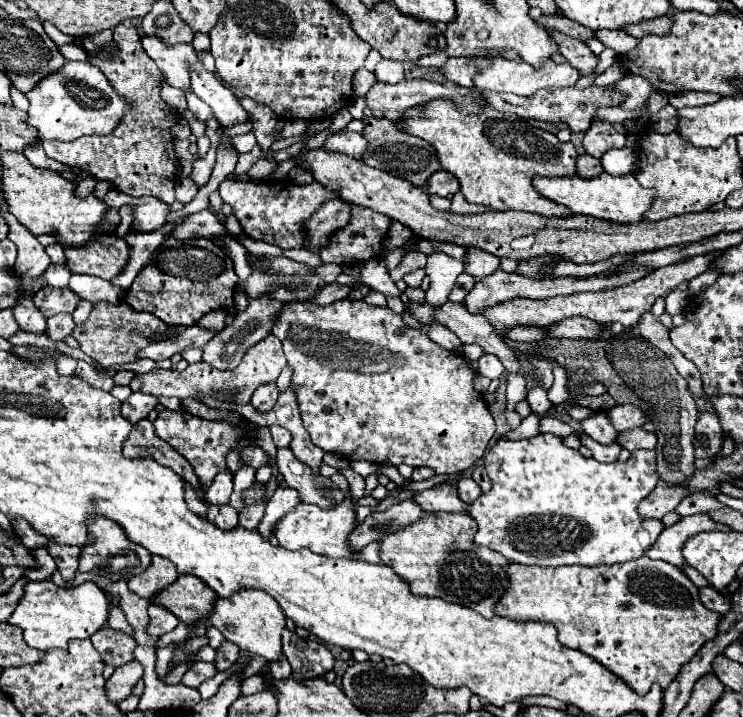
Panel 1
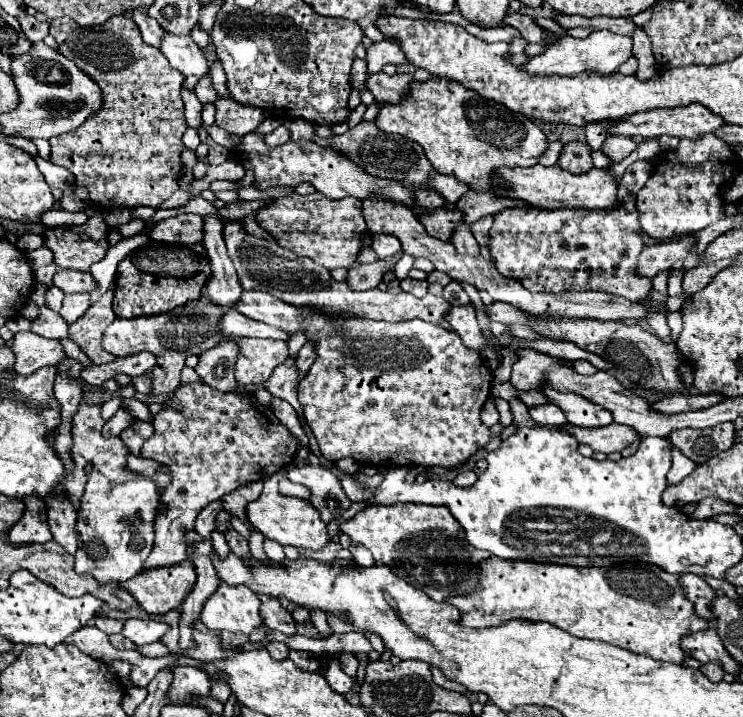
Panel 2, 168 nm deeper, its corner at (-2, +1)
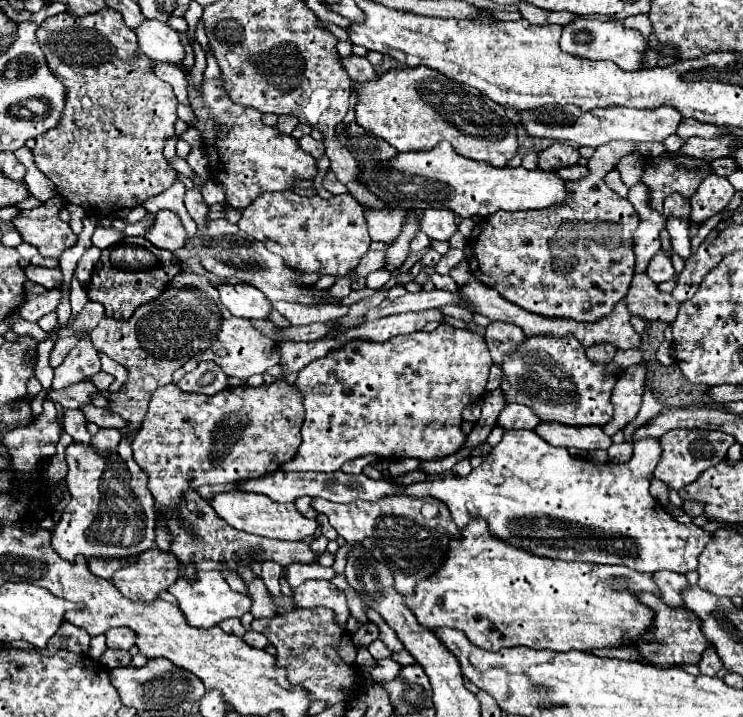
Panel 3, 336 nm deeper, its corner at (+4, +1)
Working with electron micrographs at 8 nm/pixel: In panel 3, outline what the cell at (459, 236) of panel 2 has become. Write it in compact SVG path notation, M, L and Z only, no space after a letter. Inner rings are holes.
M423 210L421 214L421 230L435 240L449 242L449 238L459 230L455 222L455 214L451 210Z

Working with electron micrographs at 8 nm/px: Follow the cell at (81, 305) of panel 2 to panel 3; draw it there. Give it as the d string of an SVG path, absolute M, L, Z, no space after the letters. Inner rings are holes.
M91 246L91 248L81 256L81 260L79 260L79 264L77 264L75 276L77 276L77 280L81 280L83 290L87 290L89 276L91 276L91 272L93 272L93 268L95 268L95 264L97 264L99 256L101 256L101 250L99 250L99 248L95 248L95 246Z

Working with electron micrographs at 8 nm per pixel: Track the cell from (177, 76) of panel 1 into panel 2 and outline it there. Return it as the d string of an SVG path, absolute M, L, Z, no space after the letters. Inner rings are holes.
M131 10L131 18L133 18L133 22L139 26L139 30L141 30L141 36L143 36L143 40L149 44L149 46L155 46L155 48L159 48L159 44L161 44L161 38L163 38L163 28L159 26L159 22L155 22L155 18L149 18L145 12L141 12L141 10Z

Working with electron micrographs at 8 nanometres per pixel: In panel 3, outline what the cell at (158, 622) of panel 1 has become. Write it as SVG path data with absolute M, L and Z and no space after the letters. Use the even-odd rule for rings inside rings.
M111 628L107 634L107 646L109 648L121 648L121 650L129 650L135 644L135 632L129 628Z

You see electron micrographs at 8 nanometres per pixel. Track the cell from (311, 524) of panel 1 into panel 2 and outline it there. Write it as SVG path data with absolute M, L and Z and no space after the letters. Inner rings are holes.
M273 474L271 478L267 478L261 496L257 500L253 500L253 502L247 504L245 514L247 514L249 522L265 538L271 538L271 540L275 540L275 542L279 542L283 546L321 550L329 542L329 538L327 538L327 526L319 518L319 512L311 506L311 502L303 502L299 498L291 498L291 496L279 494L277 482L279 482L277 474Z

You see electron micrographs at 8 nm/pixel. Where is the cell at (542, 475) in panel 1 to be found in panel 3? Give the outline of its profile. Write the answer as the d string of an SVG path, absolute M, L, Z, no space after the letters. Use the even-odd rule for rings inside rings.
M505 430L501 442L493 446L493 450L485 456L483 464L467 478L445 476L435 480L425 480L417 484L399 484L387 478L371 480L365 474L345 474L337 472L283 472L277 470L267 474L265 478L255 478L253 482L237 484L245 492L265 494L275 502L295 502L299 496L309 498L325 498L331 502L349 504L355 500L377 502L387 496L409 496L409 498L425 498L431 496L443 502L453 522L459 530L463 530L471 520L481 518L487 522L489 534L493 538L527 550L535 556L567 560L567 562L593 562L593 564L623 564L635 568L639 572L661 572L671 570L679 574L687 574L697 570L697 560L703 548L713 540L713 532L707 532L695 524L679 524L669 510L659 504L649 494L649 480L653 478L655 466L661 462L663 448L657 438L641 438L633 444L633 456L623 464L591 464L587 458L573 458L567 448L557 448L545 442L535 430Z

